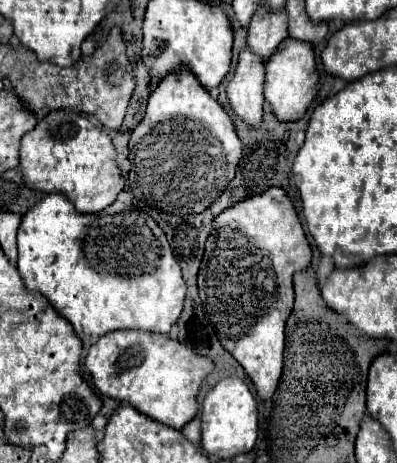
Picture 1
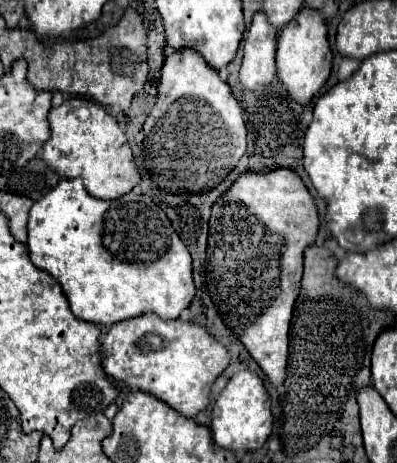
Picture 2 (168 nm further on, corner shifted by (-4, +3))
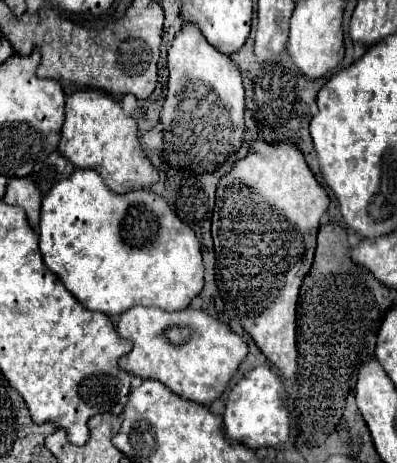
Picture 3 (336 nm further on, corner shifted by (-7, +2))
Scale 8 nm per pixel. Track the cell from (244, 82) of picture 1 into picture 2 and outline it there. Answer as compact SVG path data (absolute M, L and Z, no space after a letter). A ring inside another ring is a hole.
M258 12L248 28L244 42L244 58L240 68L242 88L254 92L256 88L268 86L276 76L274 66L276 54L276 30L268 24L266 16Z

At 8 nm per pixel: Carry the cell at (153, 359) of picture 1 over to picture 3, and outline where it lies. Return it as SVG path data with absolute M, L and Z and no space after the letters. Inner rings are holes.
M131 307L119 317L117 333L133 341L131 353L119 359L121 369L143 379L157 379L179 397L201 405L209 405L227 389L239 363L249 353L243 337L209 313L191 307L173 313L157 307Z

